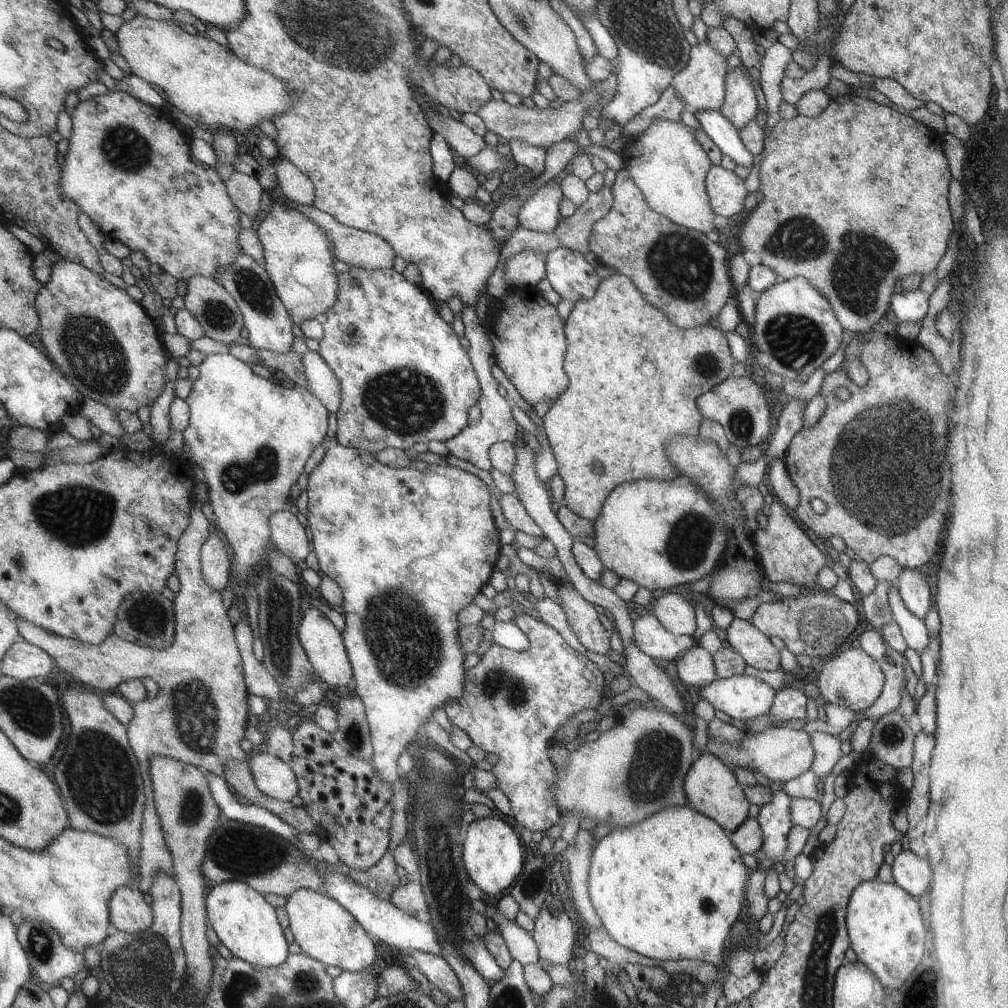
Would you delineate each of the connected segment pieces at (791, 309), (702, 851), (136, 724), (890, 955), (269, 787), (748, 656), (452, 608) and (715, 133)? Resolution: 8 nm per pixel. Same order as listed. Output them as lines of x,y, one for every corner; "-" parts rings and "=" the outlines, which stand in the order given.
796,276
793,279
779,280
777,284
762,292
755,307
755,324
752,342
767,359
766,366
772,373
784,380
805,382
822,364
840,349
844,336
844,328
833,312
833,306
805,277
=
689,805
669,807
664,811
659,811
656,815
650,816
642,823
626,829
614,829
605,838
602,838
596,844
596,848
593,849
587,881
588,895
593,908
598,914
599,920
603,923
603,928
618,945
660,962
699,959
713,964
718,964
718,958
721,956
732,924
736,922
744,910
742,909
744,886
747,886
744,862
742,862
742,856
738,853
736,846
733,842
730,842
730,836
718,826
716,821
698,813
=
198,479
194,484
194,505
192,518
189,520
189,527
185,529
184,535
178,544
178,553
176,557
176,574
181,582
181,591
176,593
175,603
175,636
172,644
165,648
150,647
149,645
140,645
129,642
119,635
113,633
101,644
94,645
82,640
62,637
57,633
51,632
46,628
27,622
19,617
19,623
23,631
22,638
25,638
34,645
48,650
58,662
58,666
68,672
76,680
83,682
88,688
98,690
114,690
123,683
131,679
150,678
156,682
159,692
156,698
132,704
132,718
129,725
130,741
133,752
140,762
141,773
144,775
145,788
145,811
144,827
141,829
141,860
140,868
142,880
140,892
148,894
148,888
151,887
155,874
162,869
173,874
173,861
170,852
167,850
160,818
157,812
155,800
155,790
153,789
153,780
151,778
151,759
153,757
167,757
174,761
180,761
192,767
202,768
202,771
213,773
214,775
224,777
229,761
246,761
248,754
240,748
240,740
244,738
246,730
246,718
248,718
248,690
244,686
244,676
242,676
242,656
236,646
234,638
234,626
228,618
224,598
220,591
209,588
205,584
204,574
201,572
201,548
209,540
211,534
210,520
202,512
202,507
209,501
209,485
=
872,880
854,890
849,905
849,934
859,962
886,988
900,988
916,970
924,954
926,928
918,902
895,883
=
266,752
248,762
258,789
278,801
292,801
299,794
297,776
292,766
=
735,617
726,631
726,644
737,651
750,667
762,671
781,668
780,652
756,625
=
337,442
329,443
328,451
322,458
322,462
309,474
308,488
309,495
308,522
310,542
312,550
315,550
320,563
320,574
326,574
337,581
337,584
344,590
343,608
346,610
347,627
342,632
347,651
353,664
355,676
352,688
358,694
365,705
365,712
371,731
373,743
373,756
371,764
377,773
377,778
392,787
398,783
401,775
398,767
398,759
403,753
410,751
417,743
416,734
418,728
428,720
433,719
432,714
436,708
444,708
450,700
457,698
462,692
465,683
464,653
457,640
458,633
458,612
462,608
469,607
474,596
480,592
482,586
490,580
494,572
494,564
500,551
500,540
498,540
498,528
494,524
492,512
490,512
490,493
488,486
476,478
474,474
468,474
464,470
450,465
432,465
431,469
412,470
412,467
391,468
381,464
374,454
361,451
356,448
344,447
=
721,110
697,113
696,117
702,124
703,131
724,155
728,155
736,165
752,167
754,156
744,147
738,130
721,114

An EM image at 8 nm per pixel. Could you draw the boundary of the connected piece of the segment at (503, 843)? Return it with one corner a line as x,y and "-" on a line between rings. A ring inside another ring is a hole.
498,818
476,819
466,828
462,858
467,876
488,897
497,897
515,884
524,869
522,842
516,832

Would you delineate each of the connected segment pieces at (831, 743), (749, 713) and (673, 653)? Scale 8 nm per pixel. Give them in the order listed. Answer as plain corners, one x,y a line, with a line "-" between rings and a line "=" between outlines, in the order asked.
821,731
812,732
809,736
812,738
812,744
816,750
816,759
811,770
814,772
820,787
821,799
823,797
824,780
832,773
834,766
843,756
842,742
838,737
=
735,675
717,679
702,689
695,689
701,699
706,699
716,710
746,721
768,715
777,696
776,690
751,675
=
653,612
638,616
633,621
633,642
641,652
652,659
666,661
677,660
699,645
699,640
694,636
670,633

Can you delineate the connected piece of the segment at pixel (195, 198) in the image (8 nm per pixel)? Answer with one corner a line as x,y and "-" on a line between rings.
109,90
109,93
104,96
96,96
96,98
80,102
76,106
72,118
73,134
70,139
69,151
63,161
63,179
59,184
63,196
76,202
82,212
89,215
94,224
97,224
107,237
126,244
130,251
142,252
150,263
158,264
167,274
174,276
178,281
188,281
192,276
197,275
218,280
222,272
230,264
233,264
242,252
238,241
238,234
241,230
240,210
233,204
228,186
222,182
223,178
217,170
190,156
190,140
186,138
186,134
182,130
178,130
178,126
174,122
170,122
170,120
166,122
166,118
162,116
162,109
156,110
122,90

